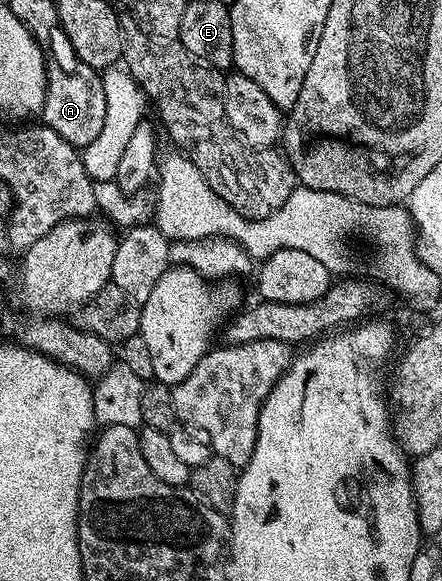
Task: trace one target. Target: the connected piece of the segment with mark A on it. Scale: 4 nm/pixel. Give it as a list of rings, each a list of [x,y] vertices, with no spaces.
[[[60,27],[54,28],[54,33],[47,41],[47,57],[51,64],[48,66],[49,82],[45,88],[45,102],[39,114],[40,120],[55,135],[67,139],[73,148],[83,151],[103,131],[103,119],[107,119],[107,95],[103,91],[102,74],[98,70],[87,67],[75,55],[75,47],[67,39]]]

